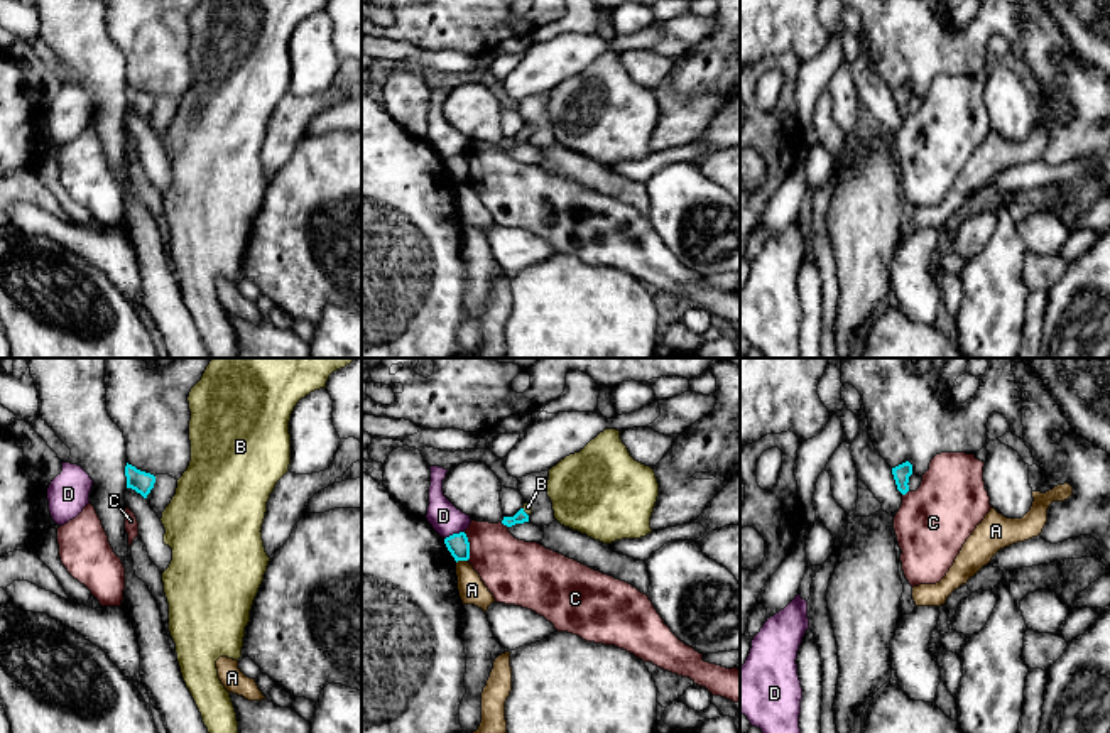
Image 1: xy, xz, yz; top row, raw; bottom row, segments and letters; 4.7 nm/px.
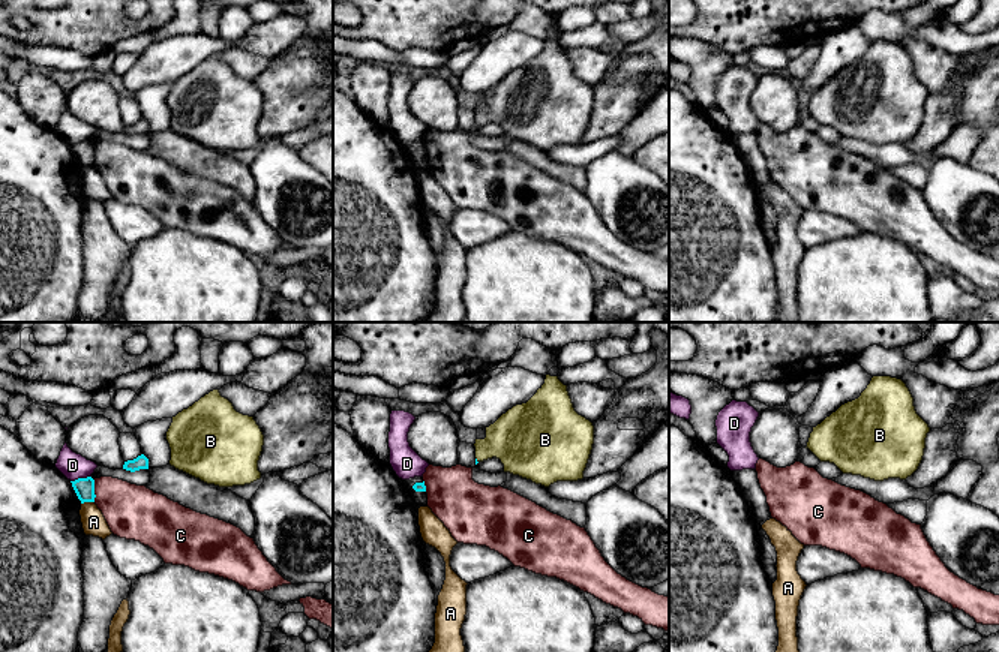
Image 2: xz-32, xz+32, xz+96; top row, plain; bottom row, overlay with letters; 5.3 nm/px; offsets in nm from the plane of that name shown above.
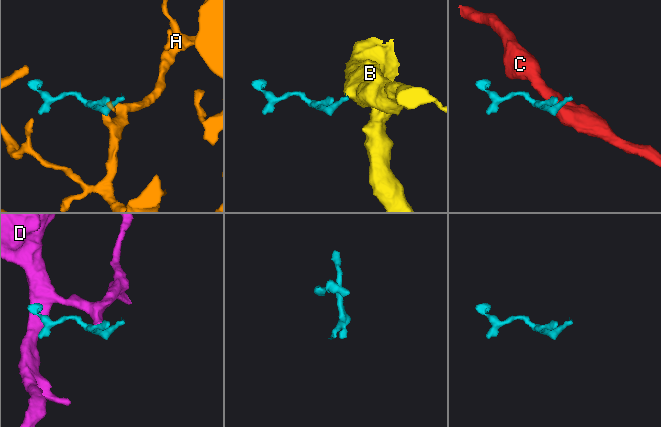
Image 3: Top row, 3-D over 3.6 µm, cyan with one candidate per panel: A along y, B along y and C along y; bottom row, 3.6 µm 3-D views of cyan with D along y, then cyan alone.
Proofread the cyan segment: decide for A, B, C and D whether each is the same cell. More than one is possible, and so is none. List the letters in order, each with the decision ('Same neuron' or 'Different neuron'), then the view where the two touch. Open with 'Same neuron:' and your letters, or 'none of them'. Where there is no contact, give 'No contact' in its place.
Same neuron: B
A: Different neuron. Touches cyan in xz
B: Same neuron. Touches cyan in xz
C: Different neuron. Touches cyan in xz
D: Different neuron. Touches cyan in xz

